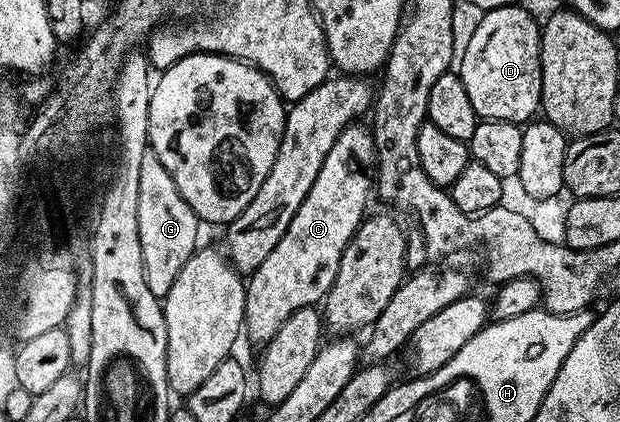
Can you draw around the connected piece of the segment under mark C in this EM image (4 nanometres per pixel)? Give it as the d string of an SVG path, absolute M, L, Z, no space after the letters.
M359 122L344 128L337 142L333 142L333 150L325 154L317 182L309 186L309 194L305 194L305 202L301 202L293 222L281 234L281 242L269 250L269 258L246 281L243 327L245 336L256 346L271 340L285 318L297 310L318 305L333 286L341 254L365 219L363 207L367 204L367 191L373 188L376 167L374 135Z

